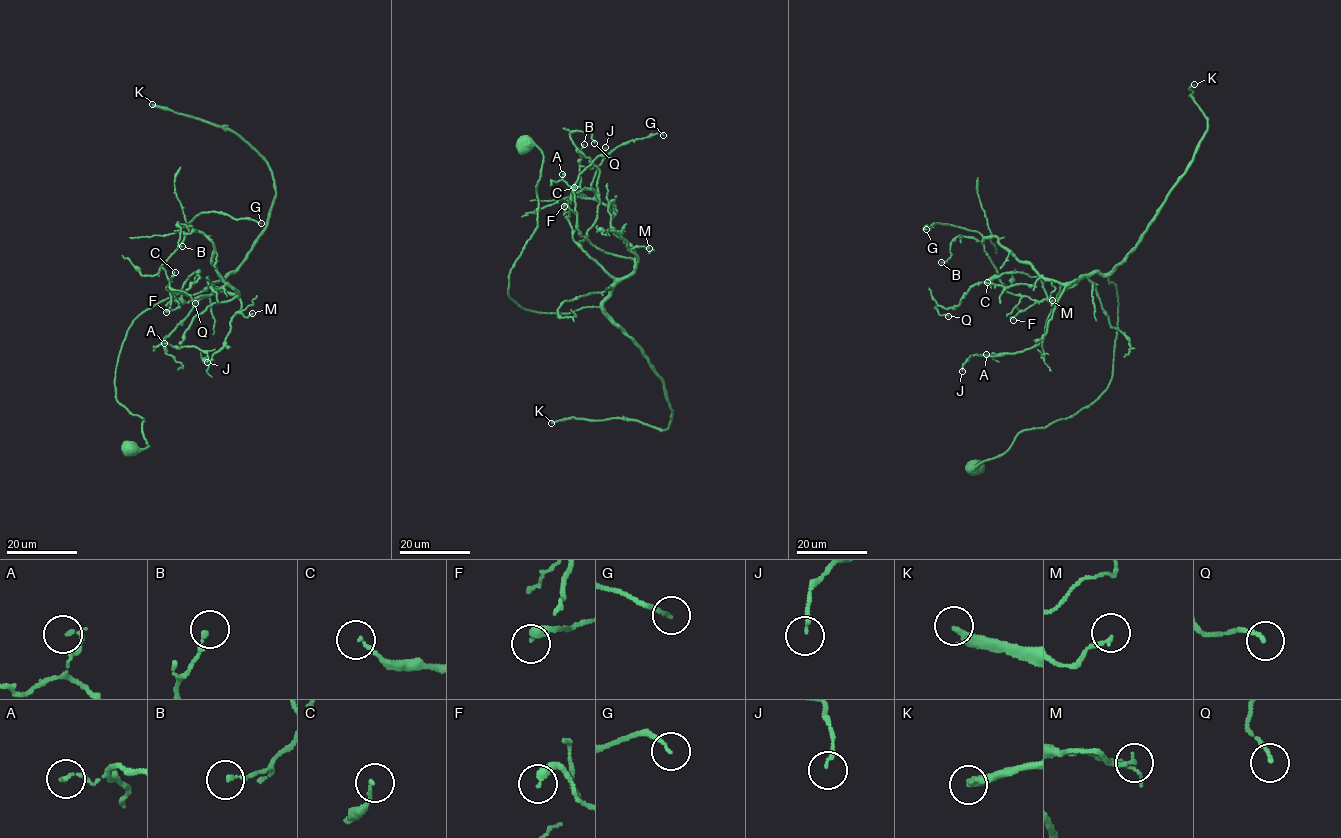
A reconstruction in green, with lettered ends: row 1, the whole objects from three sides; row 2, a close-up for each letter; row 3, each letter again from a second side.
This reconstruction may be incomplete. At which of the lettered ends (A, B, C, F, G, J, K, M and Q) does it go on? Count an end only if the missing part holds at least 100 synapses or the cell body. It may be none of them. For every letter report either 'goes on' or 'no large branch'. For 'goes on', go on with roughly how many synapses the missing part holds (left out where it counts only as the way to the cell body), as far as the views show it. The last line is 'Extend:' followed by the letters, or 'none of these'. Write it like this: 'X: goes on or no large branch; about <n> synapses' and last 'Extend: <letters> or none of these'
A: no large branch
B: no large branch
C: no large branch
F: no large branch
G: no large branch
J: no large branch
K: goes on; about 190 synapses
M: no large branch
Q: no large branch
Extend: K

